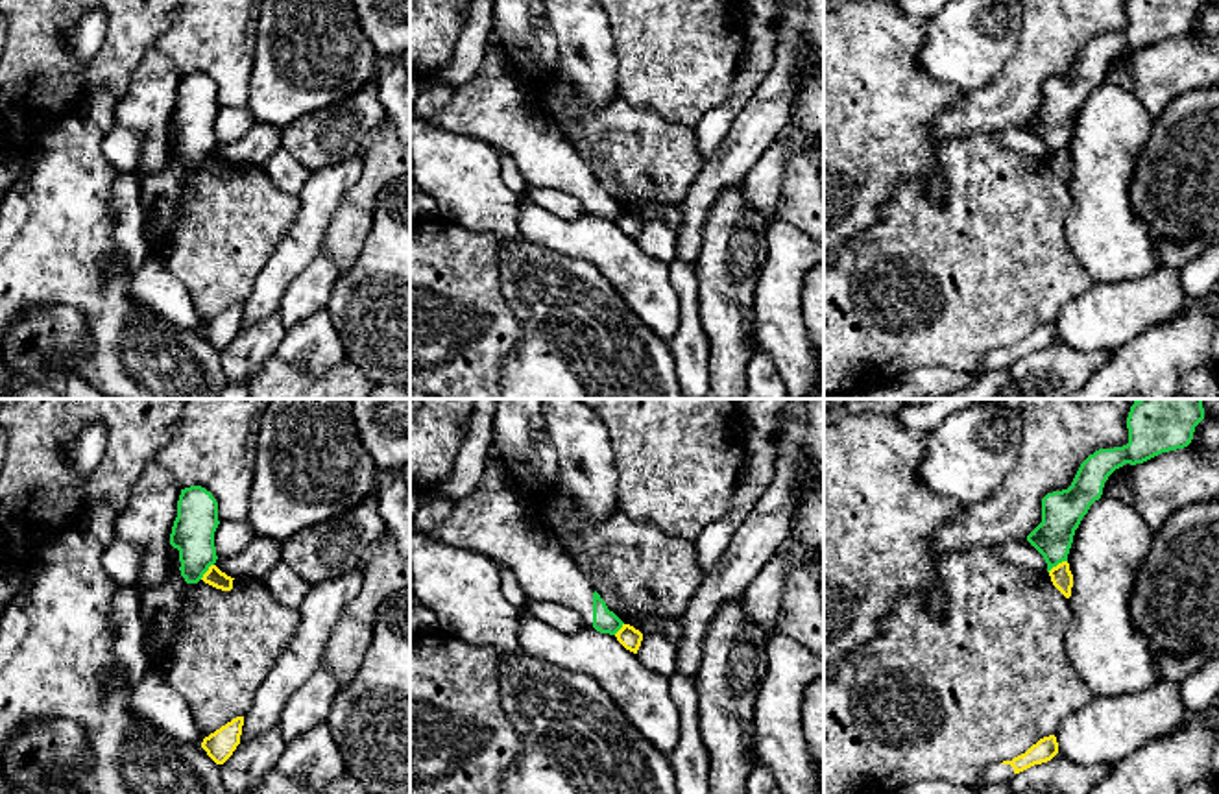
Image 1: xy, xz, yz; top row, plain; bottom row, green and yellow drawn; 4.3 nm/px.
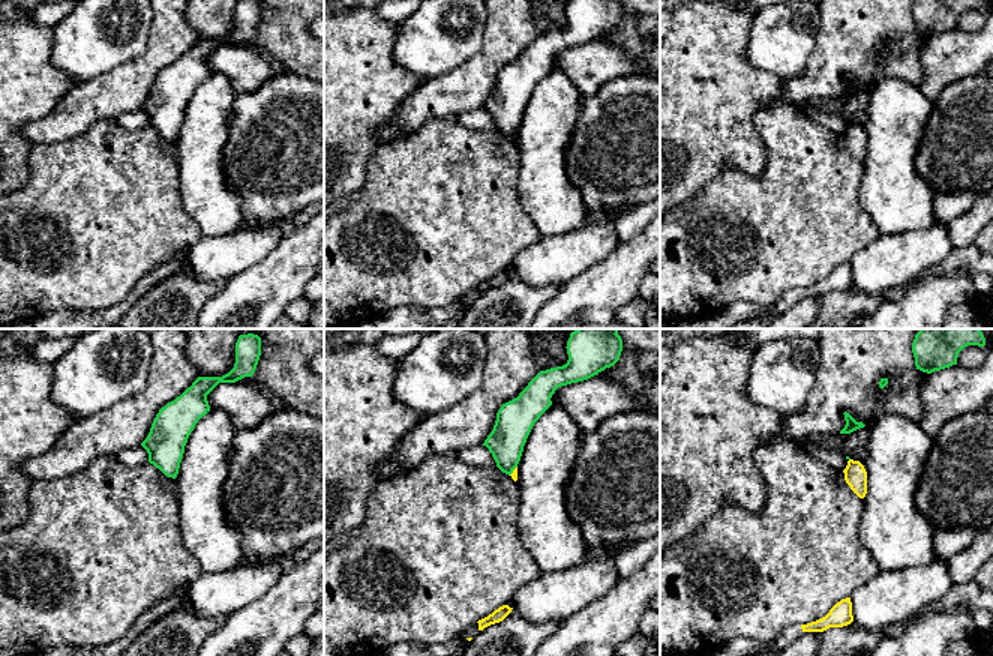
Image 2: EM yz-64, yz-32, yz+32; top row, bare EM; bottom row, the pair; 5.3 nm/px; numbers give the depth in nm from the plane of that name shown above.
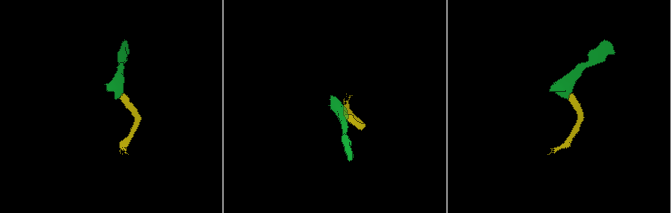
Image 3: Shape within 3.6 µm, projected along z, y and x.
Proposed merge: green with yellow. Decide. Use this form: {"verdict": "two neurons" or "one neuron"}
{"verdict": "two neurons"}

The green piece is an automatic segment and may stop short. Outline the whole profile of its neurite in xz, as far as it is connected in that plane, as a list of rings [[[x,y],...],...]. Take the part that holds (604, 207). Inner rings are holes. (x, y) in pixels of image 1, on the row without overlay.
[[[493,31],[489,33],[477,76],[465,85],[456,87],[447,107],[427,120],[436,127],[480,138],[495,150],[508,153],[528,188],[552,188],[573,194],[584,207],[584,214],[576,220],[560,220],[523,198],[519,211],[521,235],[554,253],[593,262],[650,331],[665,342],[676,334],[682,308],[670,283],[669,264],[648,257],[634,238],[617,227],[615,220],[624,209],[608,196],[606,188],[593,175],[591,166],[565,133],[536,107]]]

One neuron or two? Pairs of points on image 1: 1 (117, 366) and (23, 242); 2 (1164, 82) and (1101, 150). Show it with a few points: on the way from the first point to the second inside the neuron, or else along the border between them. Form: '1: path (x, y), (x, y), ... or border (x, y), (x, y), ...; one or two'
1: path (117, 333), (56, 268); one
2: border (1129, 93), (1151, 117); two

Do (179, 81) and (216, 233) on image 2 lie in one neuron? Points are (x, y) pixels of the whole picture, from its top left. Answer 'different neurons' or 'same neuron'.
same neuron

